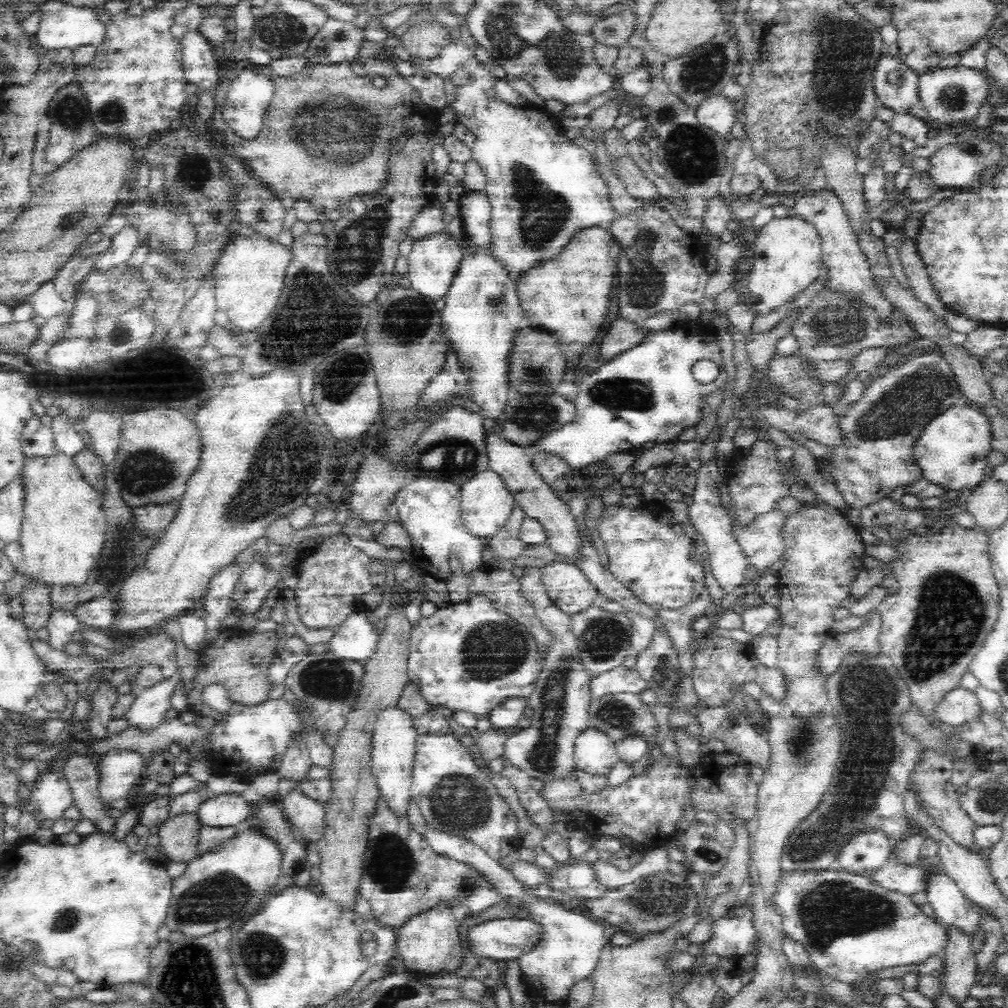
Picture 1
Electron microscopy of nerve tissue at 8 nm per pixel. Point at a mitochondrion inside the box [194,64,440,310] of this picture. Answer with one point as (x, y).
(333, 124)

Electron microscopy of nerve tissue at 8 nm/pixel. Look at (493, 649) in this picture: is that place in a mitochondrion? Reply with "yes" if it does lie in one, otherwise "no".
yes

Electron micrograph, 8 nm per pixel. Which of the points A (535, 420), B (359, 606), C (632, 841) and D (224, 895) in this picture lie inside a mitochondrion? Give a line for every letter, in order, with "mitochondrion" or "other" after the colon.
A: mitochondrion
B: other
C: other
D: mitochondrion

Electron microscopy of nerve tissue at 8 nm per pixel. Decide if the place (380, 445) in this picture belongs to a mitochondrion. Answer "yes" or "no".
no

